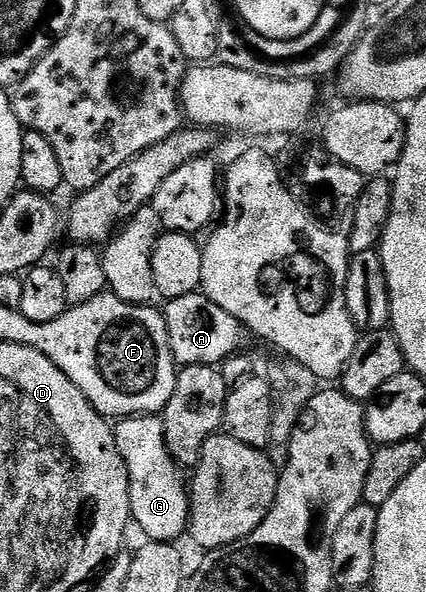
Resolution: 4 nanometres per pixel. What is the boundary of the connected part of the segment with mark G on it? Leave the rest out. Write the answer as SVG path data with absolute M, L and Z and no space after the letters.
M138 414L131 418L120 419L113 426L115 444L119 448L119 456L123 456L125 467L129 473L129 512L135 526L146 535L146 539L154 542L176 543L177 537L189 528L189 492L187 482L181 479L182 467L171 456L165 439L164 417L151 414Z

